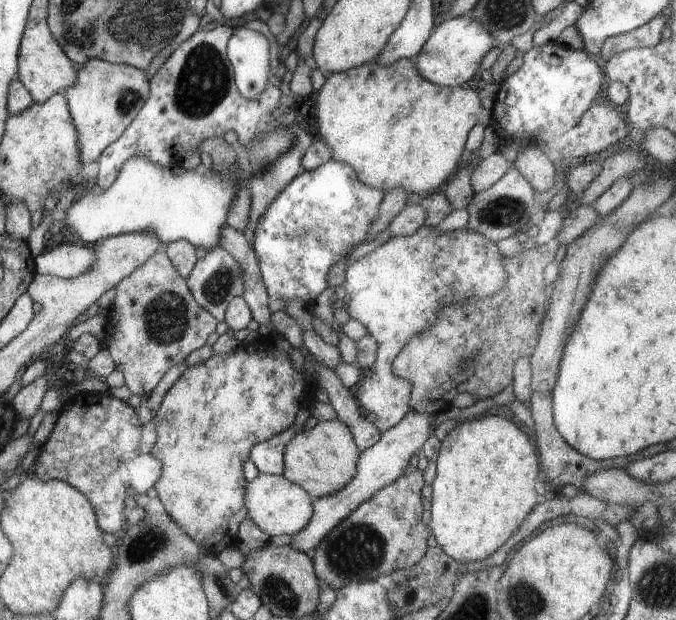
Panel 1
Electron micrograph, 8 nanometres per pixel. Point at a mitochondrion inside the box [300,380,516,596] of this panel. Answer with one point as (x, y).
(357, 551)

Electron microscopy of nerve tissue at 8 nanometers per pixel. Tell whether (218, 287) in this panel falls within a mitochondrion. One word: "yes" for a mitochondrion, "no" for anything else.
yes

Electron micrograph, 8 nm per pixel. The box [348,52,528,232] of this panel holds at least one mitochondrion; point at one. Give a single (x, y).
(503, 211)

